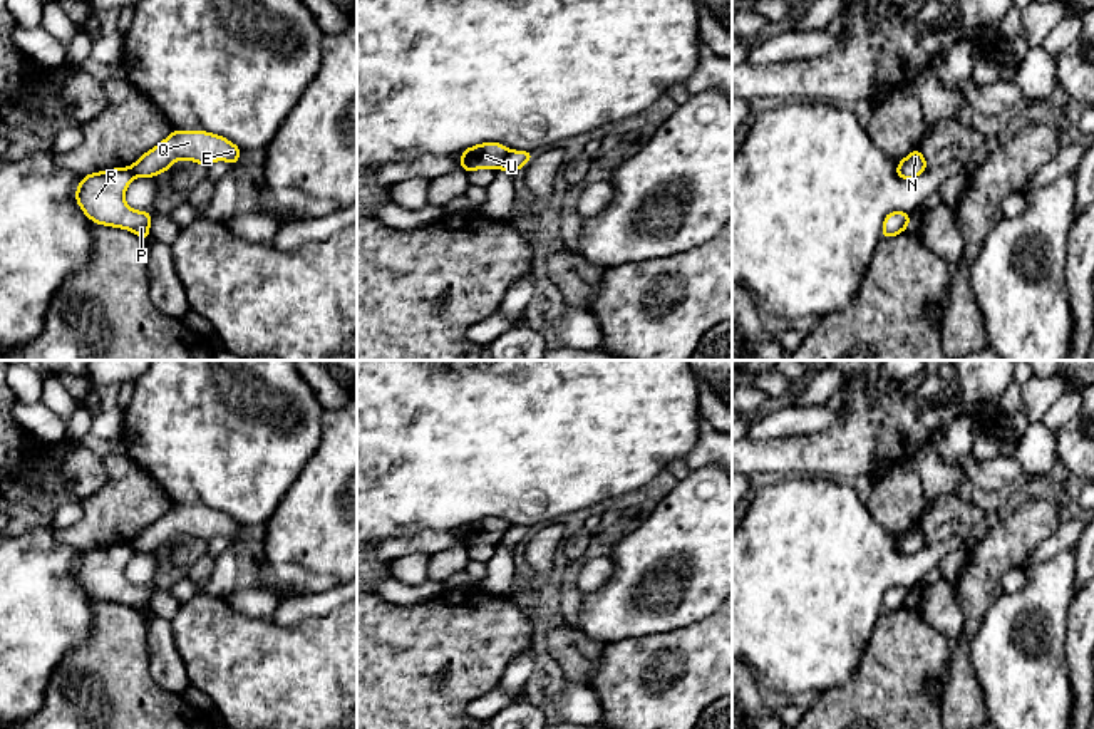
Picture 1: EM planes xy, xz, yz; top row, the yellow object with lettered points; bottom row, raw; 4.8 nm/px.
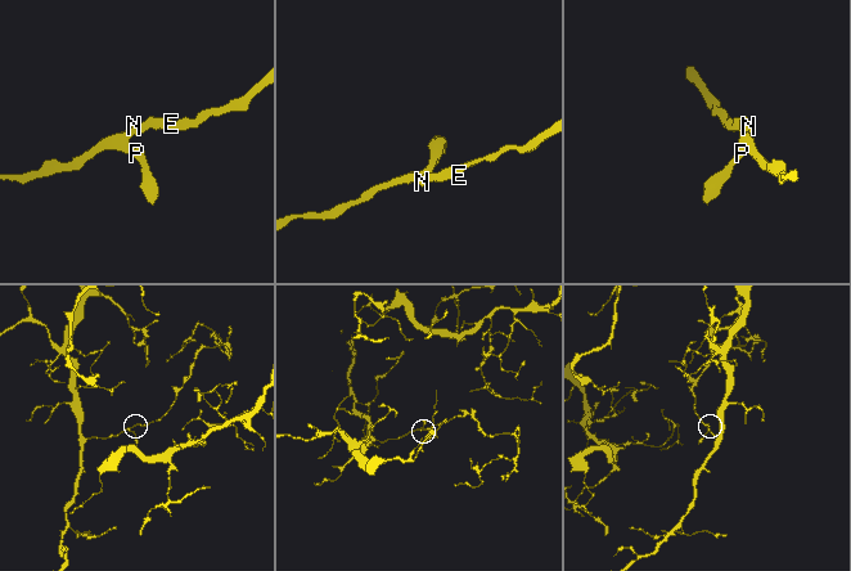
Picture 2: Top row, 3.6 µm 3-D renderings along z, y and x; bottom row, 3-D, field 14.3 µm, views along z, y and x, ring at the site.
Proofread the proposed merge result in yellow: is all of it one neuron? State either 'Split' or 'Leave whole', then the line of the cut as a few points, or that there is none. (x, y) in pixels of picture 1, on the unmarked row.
Split. Split along xz (510, 525), (500, 542)

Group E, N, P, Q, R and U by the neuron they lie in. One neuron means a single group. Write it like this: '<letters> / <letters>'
E N Q / P R U

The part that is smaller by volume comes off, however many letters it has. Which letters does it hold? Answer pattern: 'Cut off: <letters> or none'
Cut off: E, N, Q

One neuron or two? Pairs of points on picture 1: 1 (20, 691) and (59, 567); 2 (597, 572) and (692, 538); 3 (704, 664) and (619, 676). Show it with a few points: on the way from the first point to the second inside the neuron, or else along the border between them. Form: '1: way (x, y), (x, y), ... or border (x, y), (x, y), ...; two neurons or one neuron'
1: way (20, 661), (20, 605), (29, 597); one neuron
2: border (610, 557), (612, 575), (597, 590), (583, 594); two neurons
3: way (682, 671), (669, 676), (640, 676); one neuron

